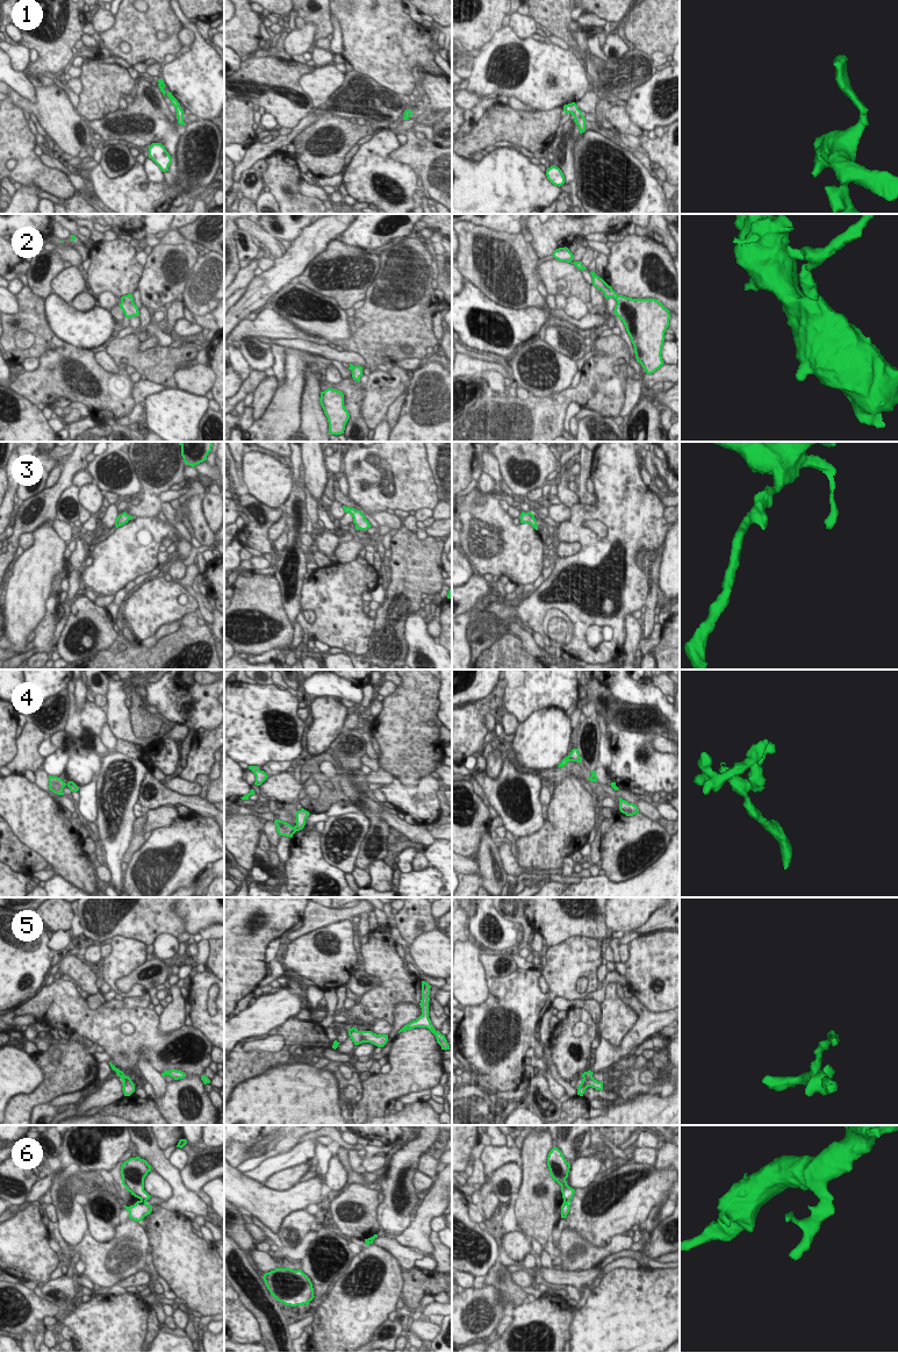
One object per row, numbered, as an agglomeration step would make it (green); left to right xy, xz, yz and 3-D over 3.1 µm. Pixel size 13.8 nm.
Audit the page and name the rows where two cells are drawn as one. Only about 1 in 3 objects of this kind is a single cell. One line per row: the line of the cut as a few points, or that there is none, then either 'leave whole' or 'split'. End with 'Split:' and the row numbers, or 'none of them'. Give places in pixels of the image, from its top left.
1: no cut; leave whole
2: no cut; leave whole
3: no cut; leave whole
4: cut in xz along (293, 828), (295, 831); split
5: no cut; leave whole
6: cut in yz along (569, 1198), (564, 1201); split
Split: 4, 6

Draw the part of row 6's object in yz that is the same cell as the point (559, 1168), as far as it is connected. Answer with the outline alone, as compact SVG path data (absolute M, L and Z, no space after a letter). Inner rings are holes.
M553 1147L548 1153L547 1166L552 1179L561 1186L563 1201L572 1200L575 1189L570 1188L566 1181L568 1177L570 1164L566 1161L562 1152L558 1147Z

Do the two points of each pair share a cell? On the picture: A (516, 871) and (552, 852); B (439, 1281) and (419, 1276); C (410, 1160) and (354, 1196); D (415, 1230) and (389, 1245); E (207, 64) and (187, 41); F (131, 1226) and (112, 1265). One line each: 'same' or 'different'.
A: different
B: same
C: different
D: different
E: different
F: same

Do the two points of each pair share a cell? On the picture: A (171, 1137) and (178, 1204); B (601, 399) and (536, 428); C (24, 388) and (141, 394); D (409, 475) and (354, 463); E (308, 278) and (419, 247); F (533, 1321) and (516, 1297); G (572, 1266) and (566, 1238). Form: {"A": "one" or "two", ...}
{"A": "two", "B": "one", "C": "two", "D": "one", "E": "two", "F": "two", "G": "one"}

